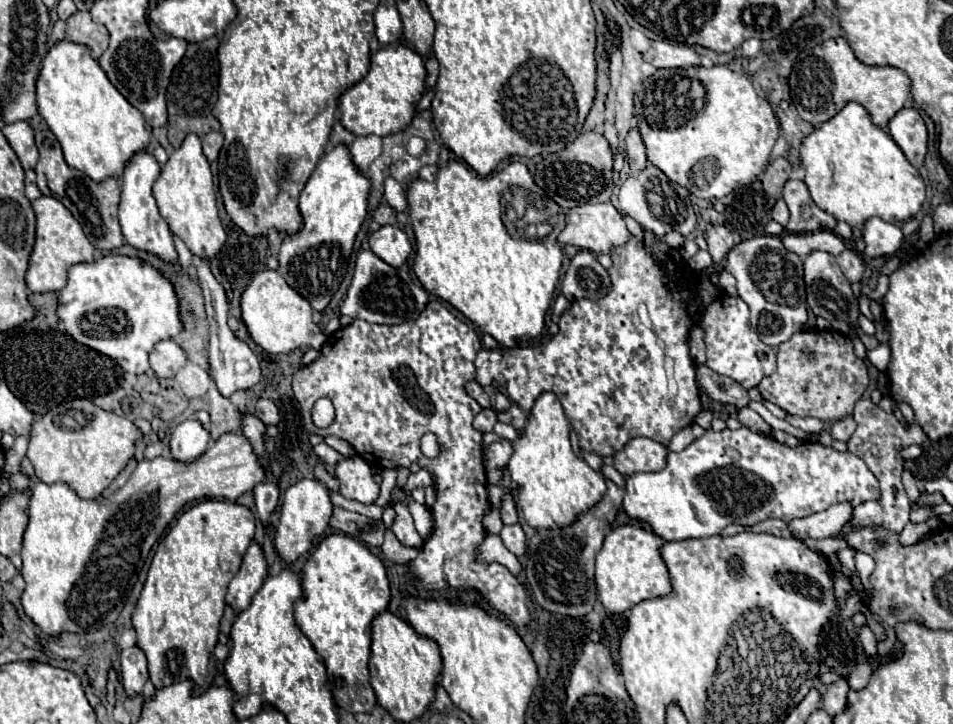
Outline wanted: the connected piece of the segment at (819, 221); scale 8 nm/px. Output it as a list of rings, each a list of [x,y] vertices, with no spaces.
[[[787,181],[783,189],[783,199],[791,213],[785,225],[789,233],[813,233],[823,229],[833,231],[833,227],[837,225],[837,221],[829,213],[825,213],[813,203],[803,181]]]

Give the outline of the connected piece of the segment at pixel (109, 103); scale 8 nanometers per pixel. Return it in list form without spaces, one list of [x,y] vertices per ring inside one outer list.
[[[61,41],[49,49],[37,79],[37,105],[59,139],[67,165],[81,169],[97,183],[107,177],[119,179],[125,171],[125,161],[149,145],[151,135],[145,129],[143,115],[109,83],[99,63],[89,57],[89,49],[83,45]]]

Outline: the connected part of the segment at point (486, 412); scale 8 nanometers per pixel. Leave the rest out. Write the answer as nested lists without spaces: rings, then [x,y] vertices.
[[[483,409],[483,411],[473,419],[473,427],[475,427],[477,431],[481,431],[481,433],[493,431],[495,423],[497,423],[497,415],[495,415],[495,411],[491,411],[491,409]]]

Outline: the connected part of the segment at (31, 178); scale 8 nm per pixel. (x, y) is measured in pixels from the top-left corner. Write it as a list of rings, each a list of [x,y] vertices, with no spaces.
[[[27,171],[25,173],[25,195],[29,201],[35,201],[41,197],[41,191],[35,185],[35,171]]]

